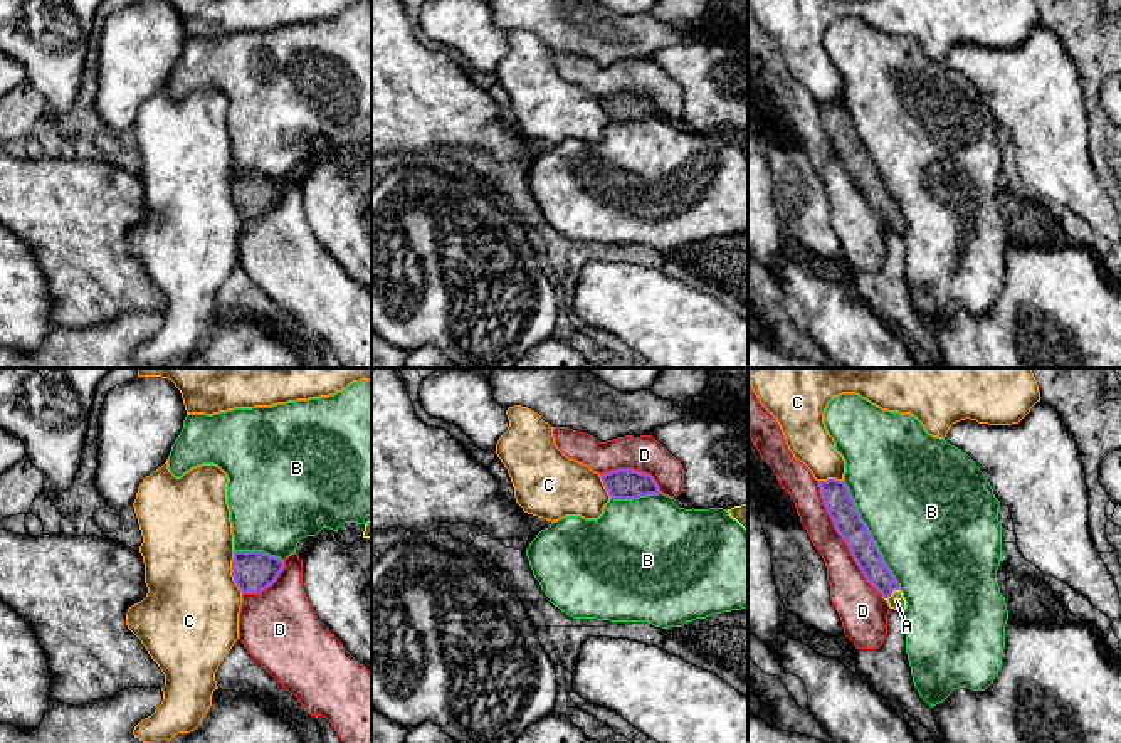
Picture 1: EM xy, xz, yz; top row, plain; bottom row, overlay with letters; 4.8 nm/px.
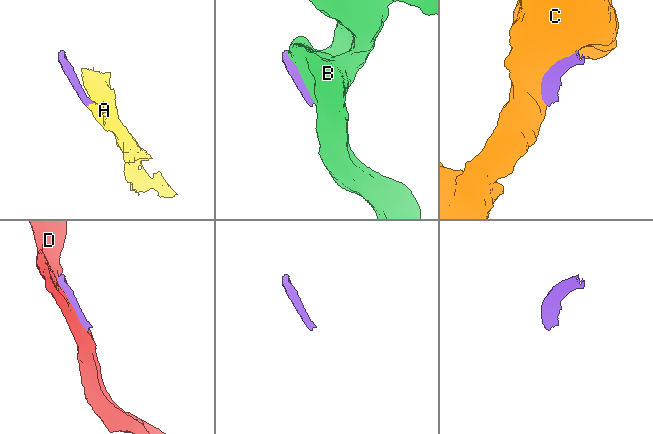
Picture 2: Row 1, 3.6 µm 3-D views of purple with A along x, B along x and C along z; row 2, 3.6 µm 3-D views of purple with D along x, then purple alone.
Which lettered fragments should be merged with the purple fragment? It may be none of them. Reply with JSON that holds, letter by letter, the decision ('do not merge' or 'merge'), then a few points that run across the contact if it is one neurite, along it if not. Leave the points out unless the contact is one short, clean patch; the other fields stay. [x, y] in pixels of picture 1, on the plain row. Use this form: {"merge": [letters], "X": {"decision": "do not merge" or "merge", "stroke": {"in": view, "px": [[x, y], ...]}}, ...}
{"merge": ["A"], "A": {"decision": "merge", "stroke": {"in": "yz", "px": [[864, 173], [878, 199], [893, 214], [896, 224]]}}, "B": {"decision": "do not merge"}, "C": {"decision": "do not merge"}, "D": {"decision": "do not merge"}}

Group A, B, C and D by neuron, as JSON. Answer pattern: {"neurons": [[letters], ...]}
{"neurons": [["A"], ["B"], ["C"], ["D"]]}

